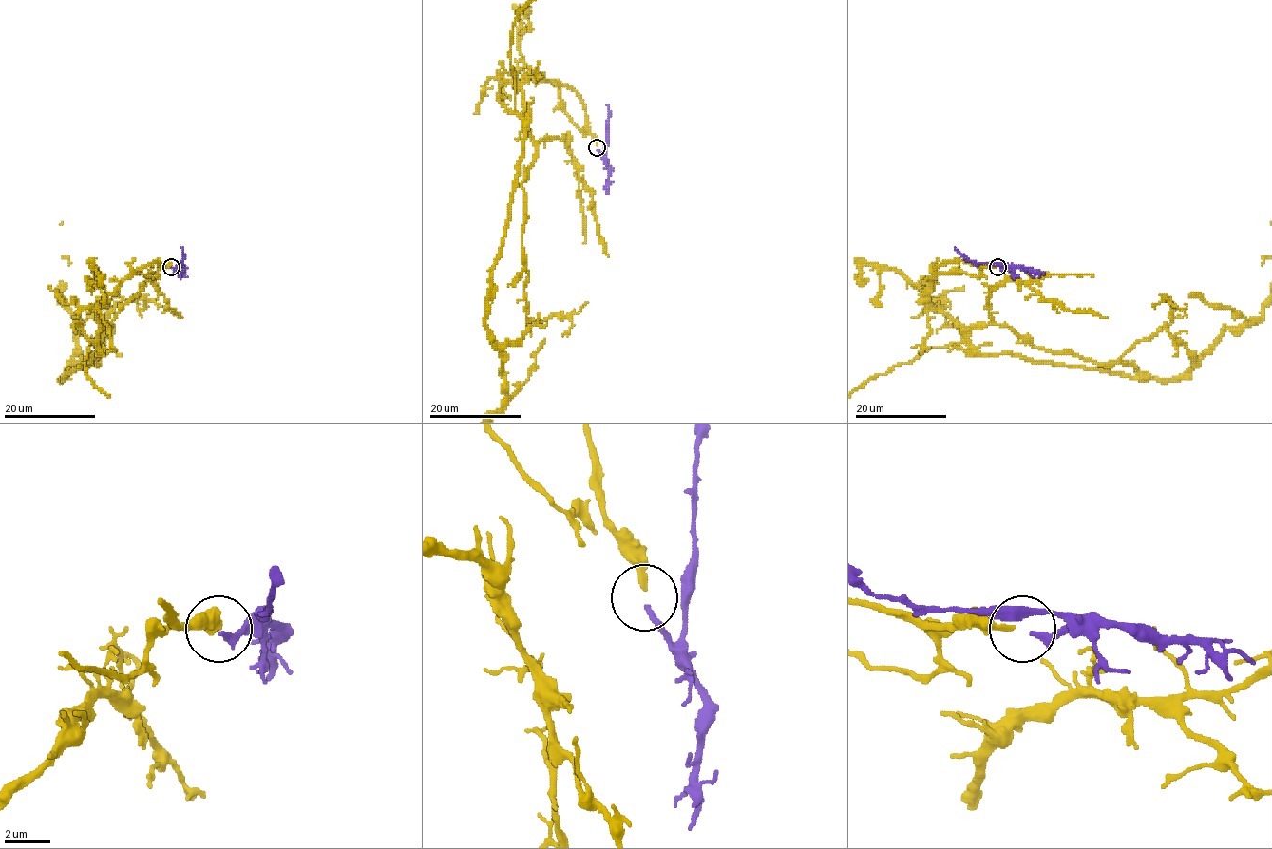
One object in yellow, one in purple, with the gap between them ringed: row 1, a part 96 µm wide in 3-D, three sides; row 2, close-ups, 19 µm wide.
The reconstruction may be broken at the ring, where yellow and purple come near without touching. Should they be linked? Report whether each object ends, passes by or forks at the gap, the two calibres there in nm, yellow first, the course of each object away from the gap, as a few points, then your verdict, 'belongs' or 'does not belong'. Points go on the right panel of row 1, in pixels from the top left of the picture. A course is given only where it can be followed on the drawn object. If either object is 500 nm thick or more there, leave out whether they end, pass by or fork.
yellow ends | purple ends | 240/260 nm | yellow via (996, 267), (939, 273), (924, 292), (963, 342), (927, 348) | purple via (999, 268), (1006, 266), (969, 261), (955, 248) | belongs

